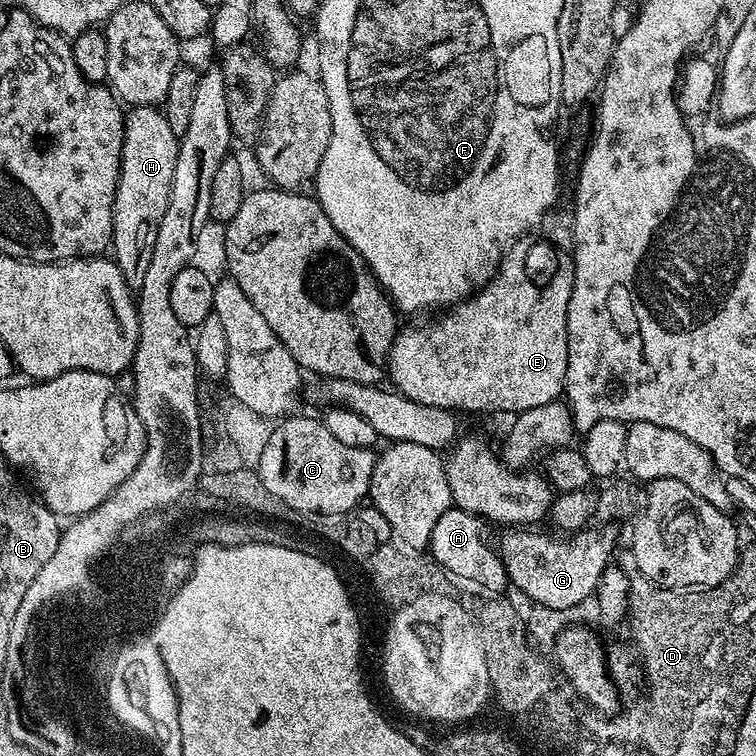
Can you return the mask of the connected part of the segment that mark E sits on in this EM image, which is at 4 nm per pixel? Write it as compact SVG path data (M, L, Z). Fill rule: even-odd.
M524 242L517 243L511 253L512 264L505 263L503 267L493 276L486 288L480 289L475 296L469 296L466 300L461 300L459 304L453 304L437 320L432 320L429 324L420 324L417 328L401 327L396 334L396 340L392 344L392 349L388 355L387 375L392 376L391 387L400 392L406 398L414 402L422 402L426 406L438 406L449 410L461 410L465 408L468 412L509 412L515 414L525 412L534 406L546 406L546 402L561 399L564 390L564 379L566 378L566 366L568 365L568 335L566 334L566 314L568 313L568 303L570 294L574 286L574 266L572 257L568 255L565 260L560 260L560 276L556 276L556 284L552 288L532 288L528 284L528 276L524 276Z

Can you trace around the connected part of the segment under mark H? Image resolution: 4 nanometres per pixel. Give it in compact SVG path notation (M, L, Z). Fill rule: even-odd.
M136 106L125 115L120 177L112 211L110 252L118 270L122 270L122 278L126 278L129 288L133 290L142 286L146 269L150 267L150 258L154 255L154 238L158 238L158 226L162 226L162 214L166 214L166 206L170 202L170 186L174 186L174 165L178 162L179 149L180 137L170 130L170 122L166 122L159 107Z

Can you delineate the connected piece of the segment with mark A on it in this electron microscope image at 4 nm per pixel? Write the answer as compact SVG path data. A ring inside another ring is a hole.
M455 506L448 508L434 525L434 534L428 543L430 555L455 579L468 578L487 590L503 593L509 587L506 566L499 551L493 545L492 548L488 545L484 527L486 524L481 517Z

